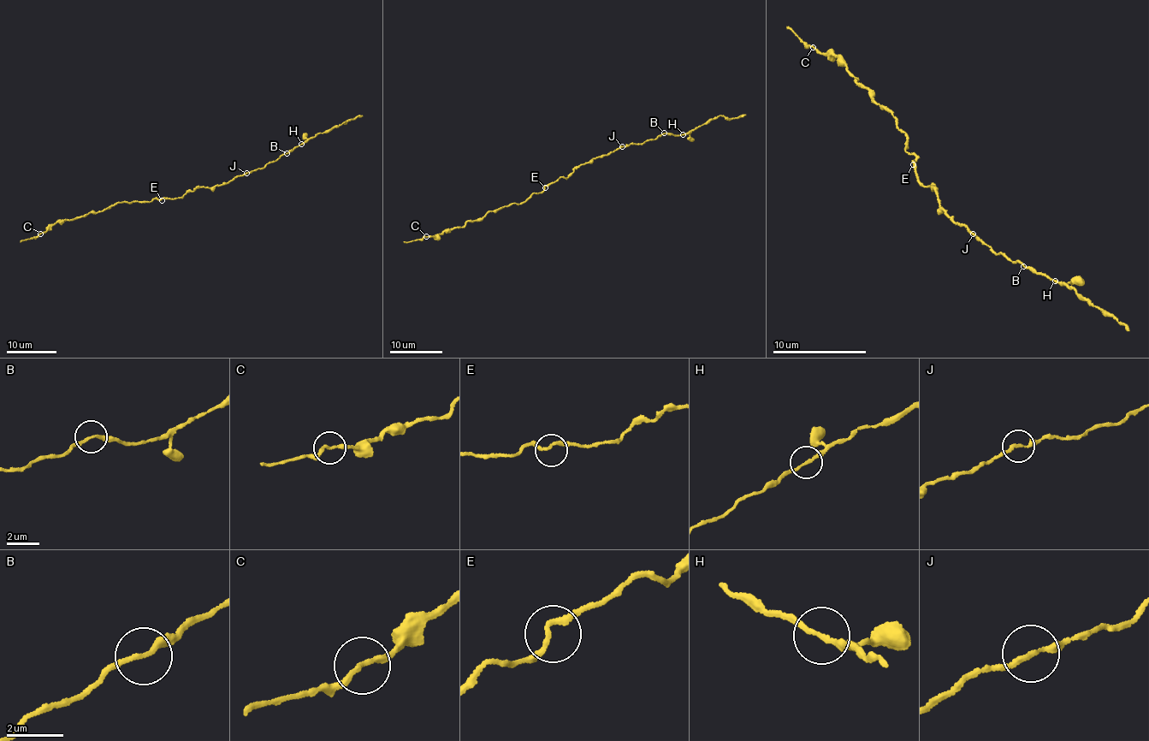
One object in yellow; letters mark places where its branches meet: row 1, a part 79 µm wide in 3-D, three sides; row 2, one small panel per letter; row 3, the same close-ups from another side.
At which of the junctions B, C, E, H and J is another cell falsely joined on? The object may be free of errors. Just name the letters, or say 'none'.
none

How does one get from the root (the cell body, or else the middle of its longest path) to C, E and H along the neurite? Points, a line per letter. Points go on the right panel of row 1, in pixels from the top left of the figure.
C: (934, 189), (917, 180), (915, 156), (903, 149), (907, 138), (890, 112), (829, 50), (813, 47)
E: (934, 189), (930, 186), (925, 186), (917, 180), (913, 164)
H: (934, 189), (940, 205), (955, 223), (968, 227), (997, 255), (1002, 252), (1013, 263), (1020, 263), (1054, 281)

